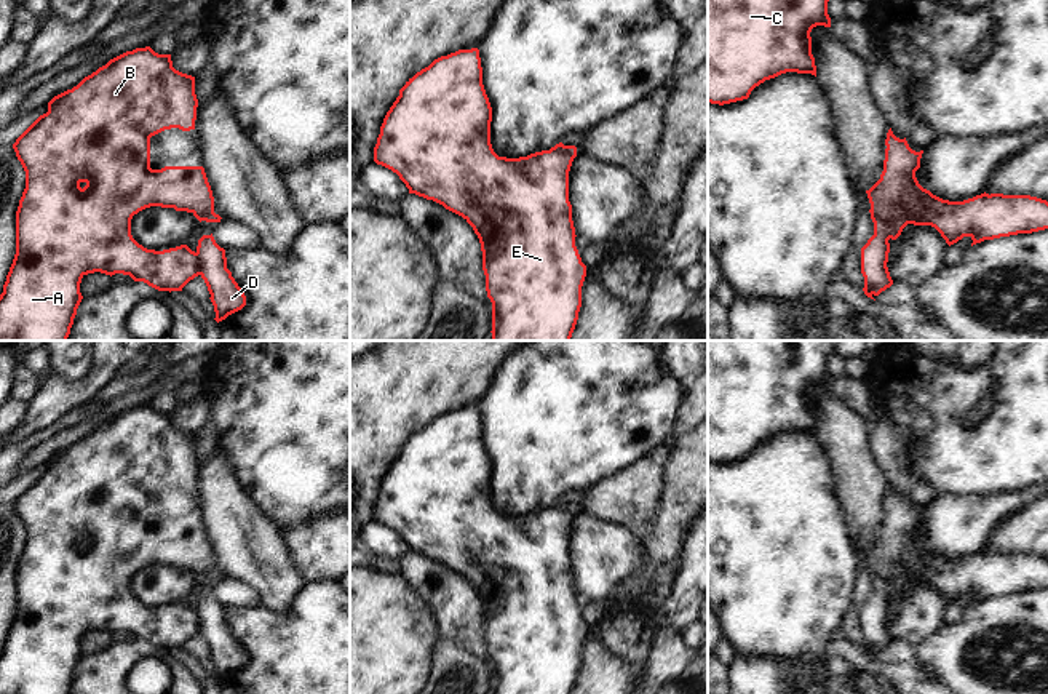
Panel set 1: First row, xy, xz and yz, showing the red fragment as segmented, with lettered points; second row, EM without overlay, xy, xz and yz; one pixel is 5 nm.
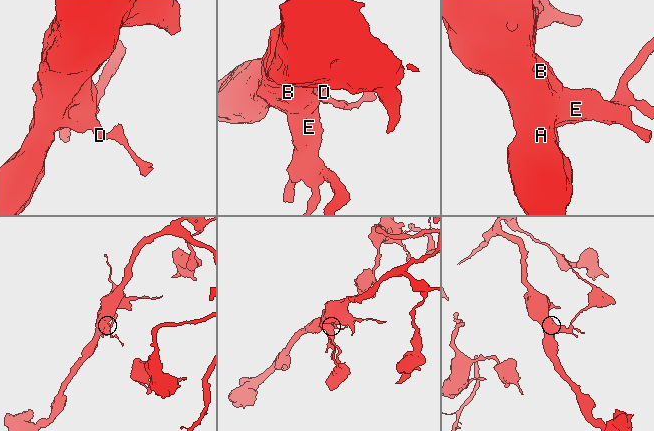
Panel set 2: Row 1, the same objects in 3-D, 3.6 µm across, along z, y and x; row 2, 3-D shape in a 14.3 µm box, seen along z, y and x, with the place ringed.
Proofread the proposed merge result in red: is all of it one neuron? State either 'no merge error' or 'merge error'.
merge error

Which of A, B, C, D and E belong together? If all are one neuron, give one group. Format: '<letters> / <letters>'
A B C E / D

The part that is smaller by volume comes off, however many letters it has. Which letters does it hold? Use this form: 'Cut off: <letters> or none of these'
Cut off: D

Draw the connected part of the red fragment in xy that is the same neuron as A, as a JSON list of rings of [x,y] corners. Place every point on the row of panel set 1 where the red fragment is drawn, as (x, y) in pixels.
[[[150,46],[126,51],[91,75],[85,77],[77,86],[54,96],[48,102],[48,112],[40,115],[13,144],[18,160],[26,171],[26,189],[16,211],[16,254],[3,293],[0,294],[0,341],[67,341],[77,309],[83,299],[80,293],[81,278],[88,273],[101,272],[105,275],[123,273],[134,281],[144,281],[158,291],[182,291],[182,288],[200,275],[198,256],[187,245],[155,251],[139,245],[131,235],[131,219],[139,211],[150,206],[174,208],[176,211],[192,213],[200,222],[214,213],[214,197],[203,166],[165,166],[150,168],[150,138],[171,128],[182,131],[195,130],[198,99],[195,94],[195,77],[182,74],[173,67],[171,54],[158,54]]]

